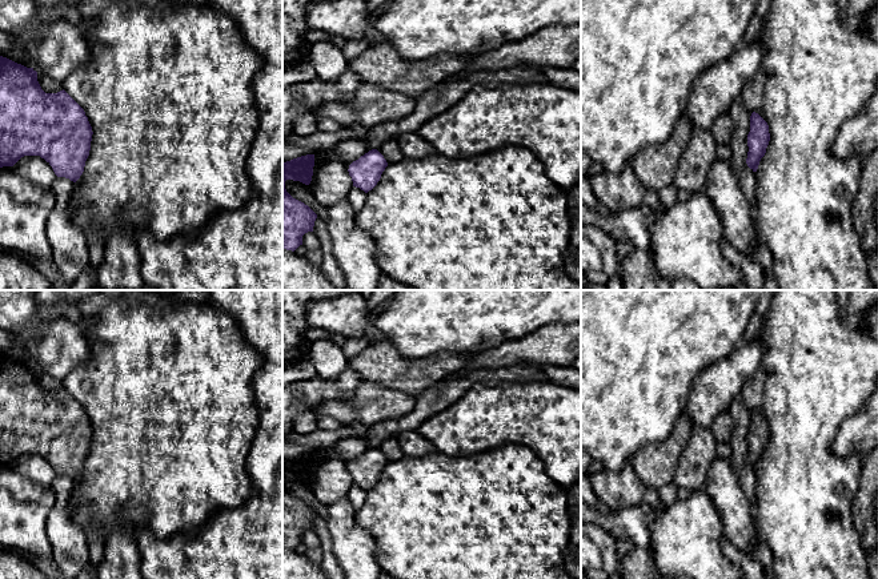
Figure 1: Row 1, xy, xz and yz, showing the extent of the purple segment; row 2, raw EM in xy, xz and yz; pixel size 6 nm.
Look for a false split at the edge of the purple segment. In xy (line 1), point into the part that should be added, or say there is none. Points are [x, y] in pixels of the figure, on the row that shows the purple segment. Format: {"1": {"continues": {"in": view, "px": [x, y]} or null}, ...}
{"1": {"continues": null}}

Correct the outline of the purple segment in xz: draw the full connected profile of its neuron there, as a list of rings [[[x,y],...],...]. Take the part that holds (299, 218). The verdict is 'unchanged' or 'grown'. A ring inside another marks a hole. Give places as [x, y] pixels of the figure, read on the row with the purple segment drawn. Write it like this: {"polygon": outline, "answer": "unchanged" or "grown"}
{"polygon": [[[314,154],[282,162],[282,249],[294,252],[302,245],[302,236],[313,232],[317,214],[308,205],[293,198],[285,189],[286,180],[309,185],[313,166]]], "answer": "unchanged"}

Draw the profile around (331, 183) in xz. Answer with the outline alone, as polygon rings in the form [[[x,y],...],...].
[[[336,146],[314,154],[313,176],[309,184],[316,201],[325,208],[346,198],[353,186],[349,165],[336,153]]]

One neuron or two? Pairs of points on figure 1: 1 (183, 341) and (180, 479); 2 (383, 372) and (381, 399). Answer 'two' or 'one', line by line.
1: one
2: two

